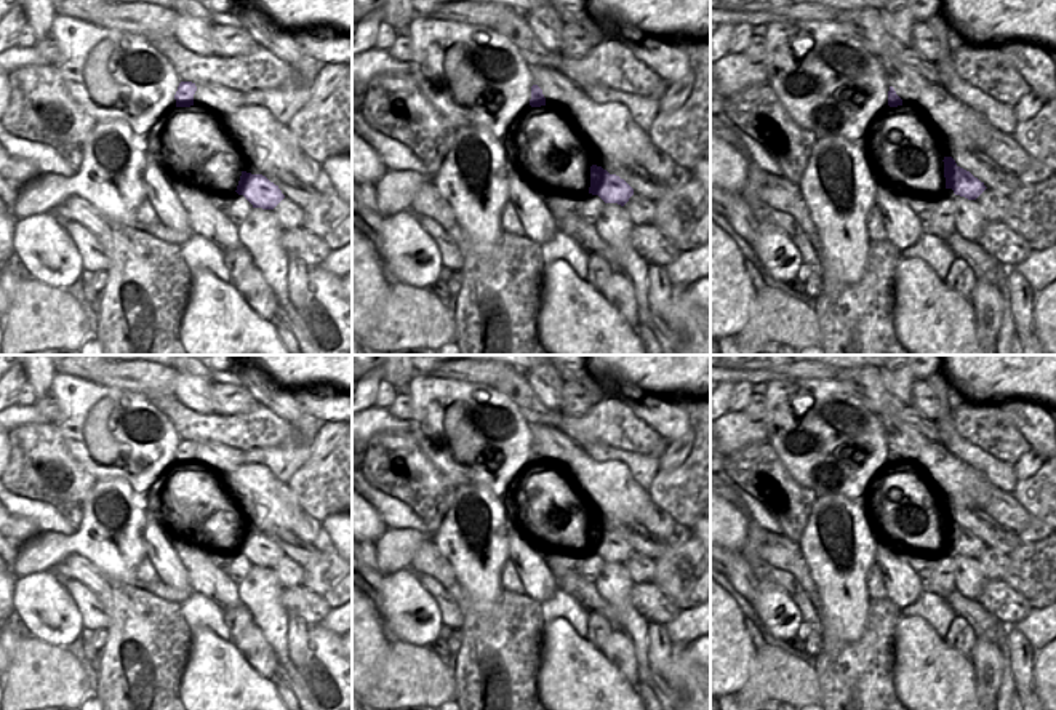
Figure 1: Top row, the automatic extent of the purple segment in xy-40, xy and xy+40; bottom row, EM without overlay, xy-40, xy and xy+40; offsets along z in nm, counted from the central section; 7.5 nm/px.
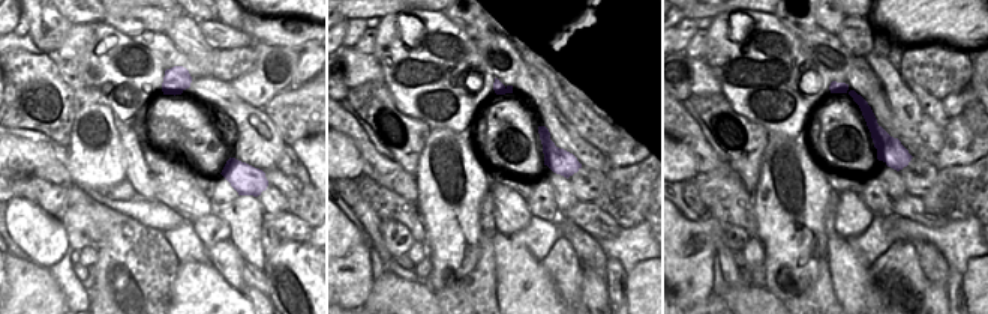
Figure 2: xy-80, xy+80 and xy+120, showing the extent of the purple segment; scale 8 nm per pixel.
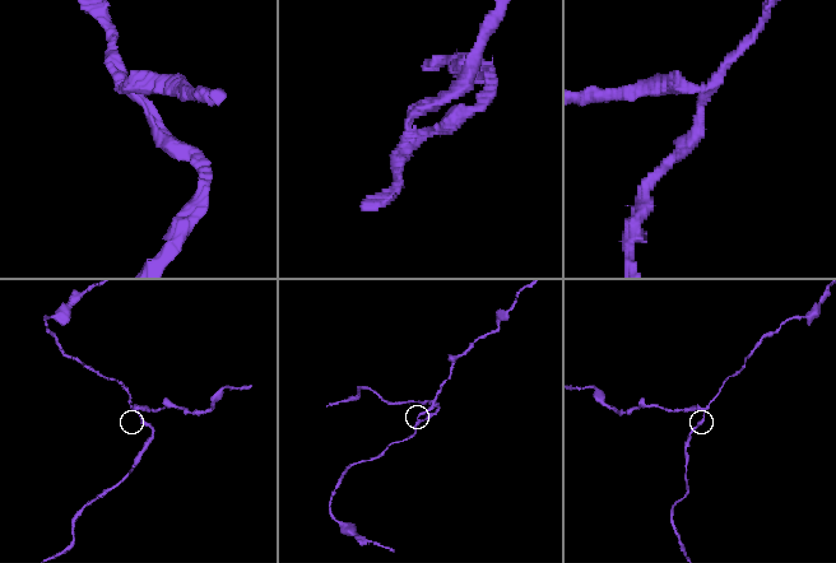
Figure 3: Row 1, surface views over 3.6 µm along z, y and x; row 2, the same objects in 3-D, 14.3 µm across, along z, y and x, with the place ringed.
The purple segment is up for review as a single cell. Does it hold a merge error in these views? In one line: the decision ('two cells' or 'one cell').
two cells

